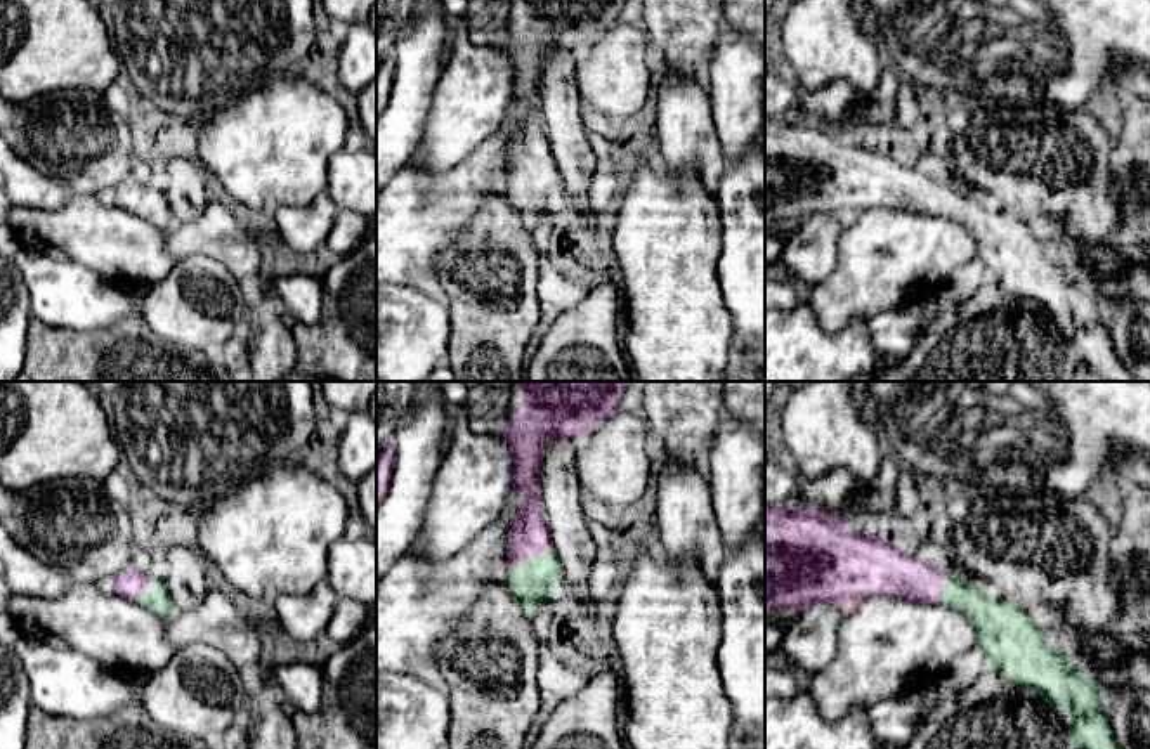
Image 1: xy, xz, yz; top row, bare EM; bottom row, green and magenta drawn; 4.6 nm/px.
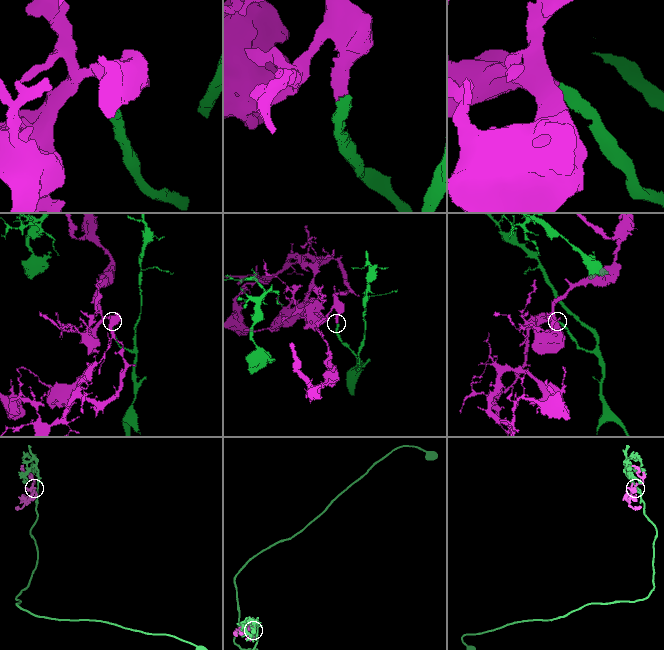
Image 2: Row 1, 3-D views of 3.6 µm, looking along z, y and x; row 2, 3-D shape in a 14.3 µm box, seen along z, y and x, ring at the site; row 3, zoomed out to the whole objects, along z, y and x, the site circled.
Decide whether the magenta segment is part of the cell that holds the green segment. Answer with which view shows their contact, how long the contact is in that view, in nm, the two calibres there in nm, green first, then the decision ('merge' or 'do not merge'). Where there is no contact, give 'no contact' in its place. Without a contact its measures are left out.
contact in xz; length 240 nm; calibres 200 and 190 nm; merge

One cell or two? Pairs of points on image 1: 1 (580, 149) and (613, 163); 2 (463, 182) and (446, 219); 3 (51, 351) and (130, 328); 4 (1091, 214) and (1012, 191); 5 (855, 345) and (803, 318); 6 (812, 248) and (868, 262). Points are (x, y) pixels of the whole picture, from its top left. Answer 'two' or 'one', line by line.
1: two
2: one
3: one
4: one
5: one
6: two

